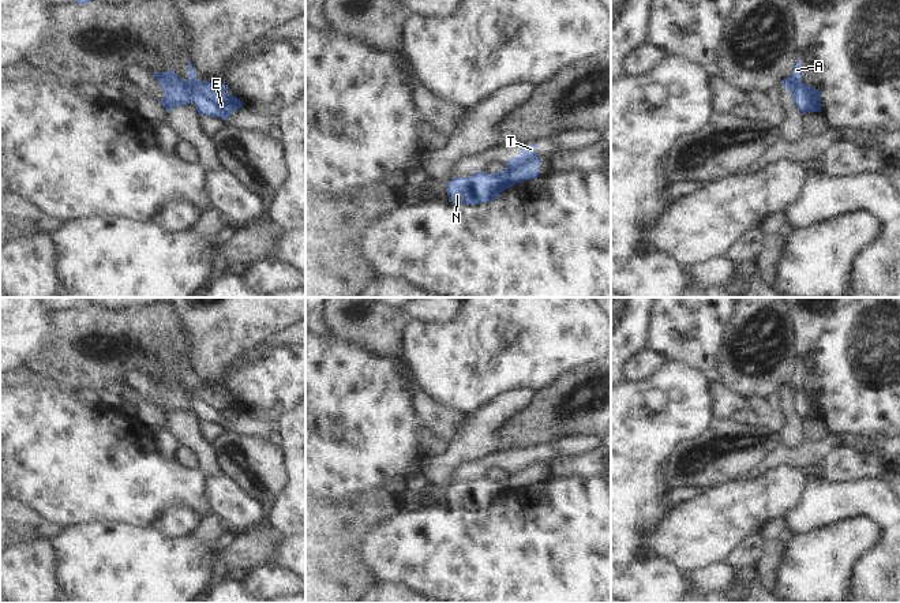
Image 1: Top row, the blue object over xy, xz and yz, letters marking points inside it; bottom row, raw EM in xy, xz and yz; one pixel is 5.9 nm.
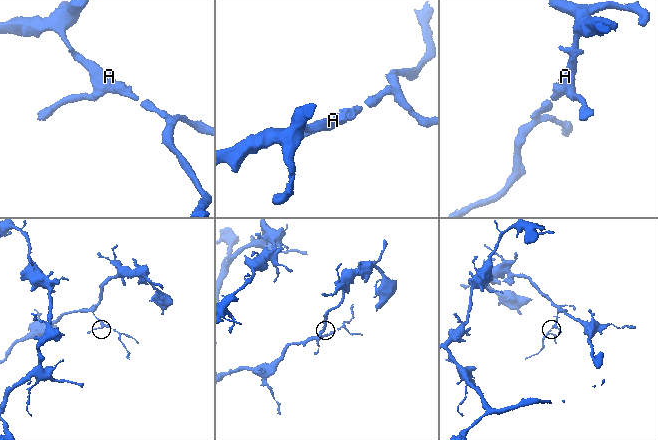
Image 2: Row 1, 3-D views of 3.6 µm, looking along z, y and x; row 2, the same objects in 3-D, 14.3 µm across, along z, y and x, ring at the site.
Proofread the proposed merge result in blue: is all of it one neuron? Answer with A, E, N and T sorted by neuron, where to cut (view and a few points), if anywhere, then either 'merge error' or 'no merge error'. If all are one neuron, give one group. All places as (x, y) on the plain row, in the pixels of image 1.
groups A E N T; cut none; no merge error

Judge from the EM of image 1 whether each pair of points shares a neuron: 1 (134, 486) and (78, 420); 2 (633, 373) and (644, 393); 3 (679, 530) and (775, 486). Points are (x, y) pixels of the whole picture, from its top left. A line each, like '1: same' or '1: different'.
1: same
2: different
3: same

